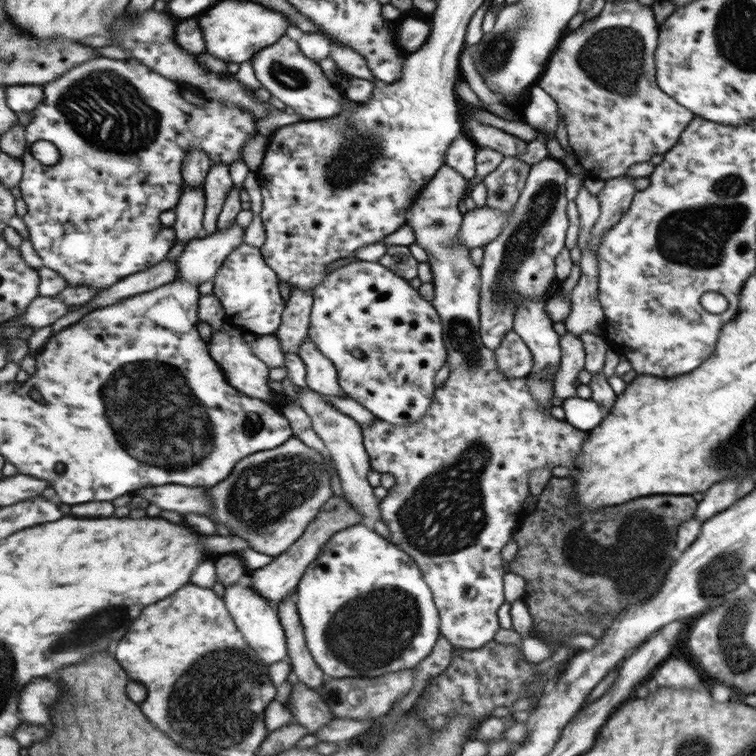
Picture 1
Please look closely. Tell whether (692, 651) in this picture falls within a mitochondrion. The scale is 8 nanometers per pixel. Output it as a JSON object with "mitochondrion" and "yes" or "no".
{"mitochondrion":"no"}

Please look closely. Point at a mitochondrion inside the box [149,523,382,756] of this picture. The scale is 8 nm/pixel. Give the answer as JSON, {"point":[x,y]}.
{"point":[187,713]}

